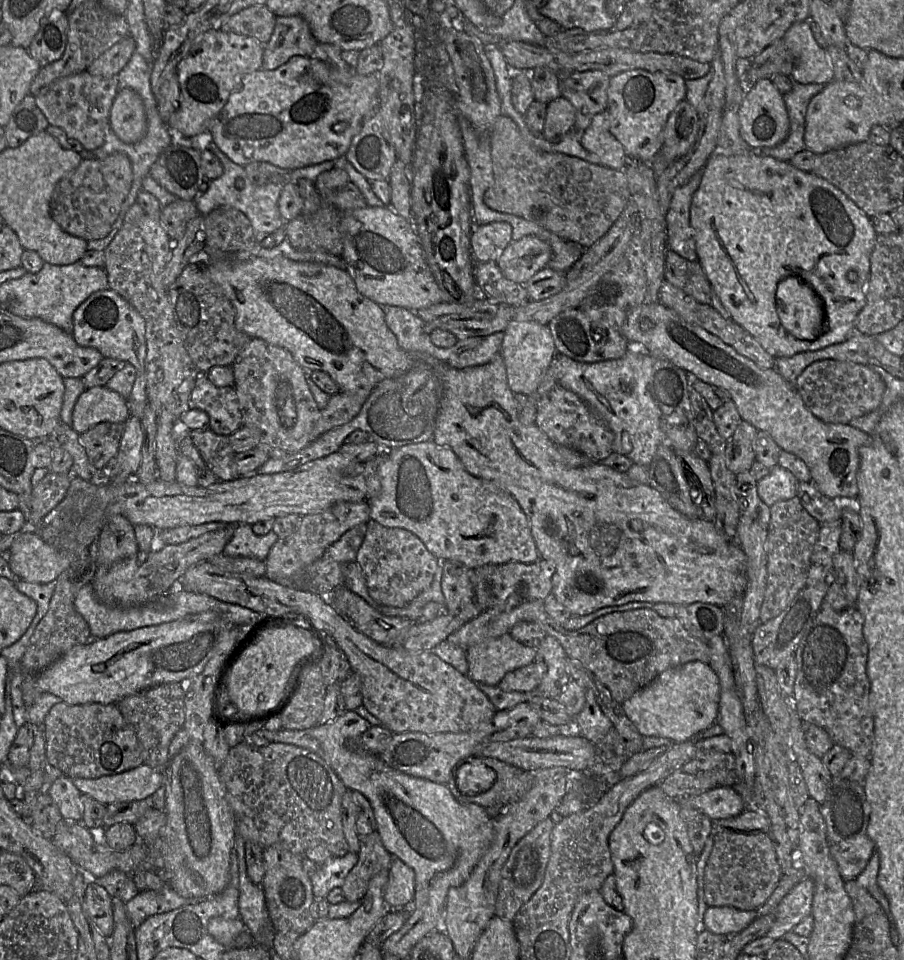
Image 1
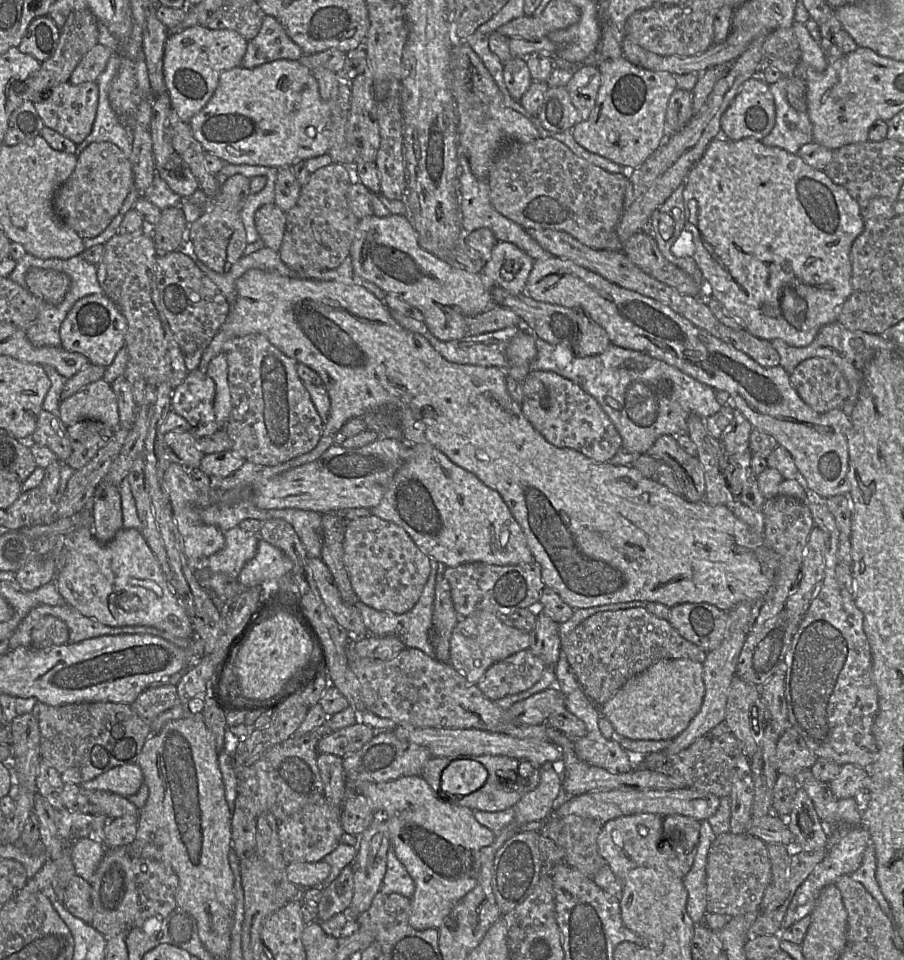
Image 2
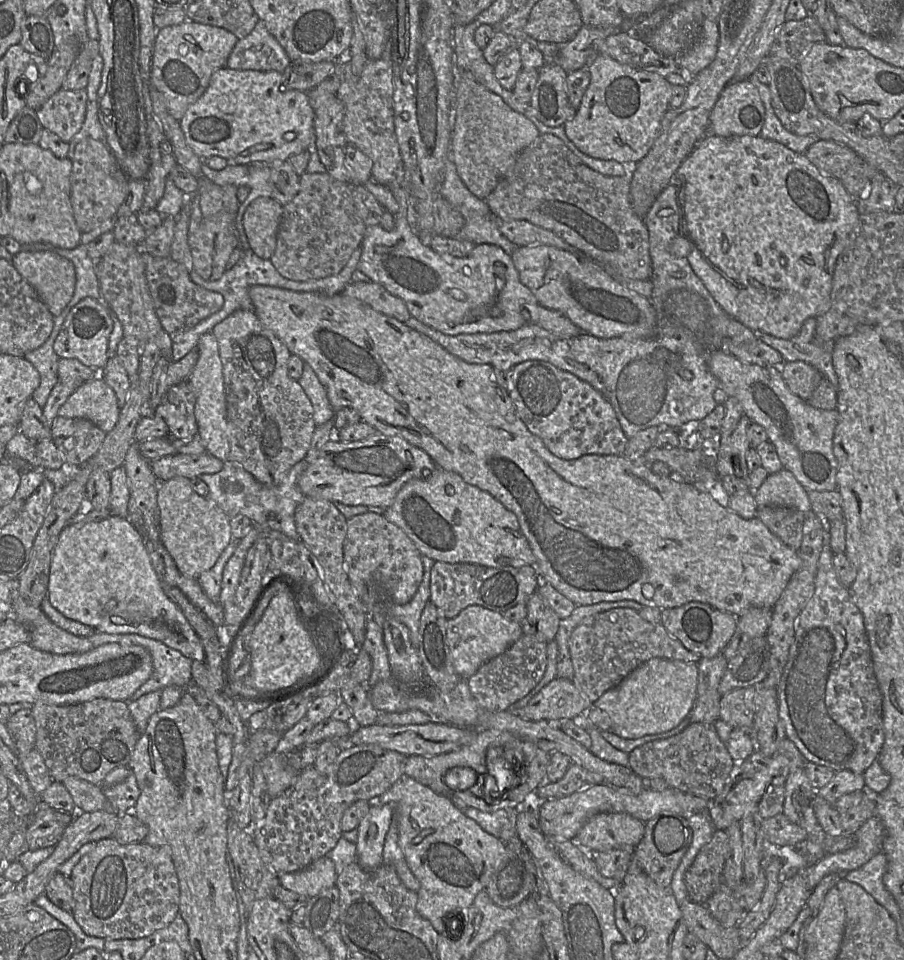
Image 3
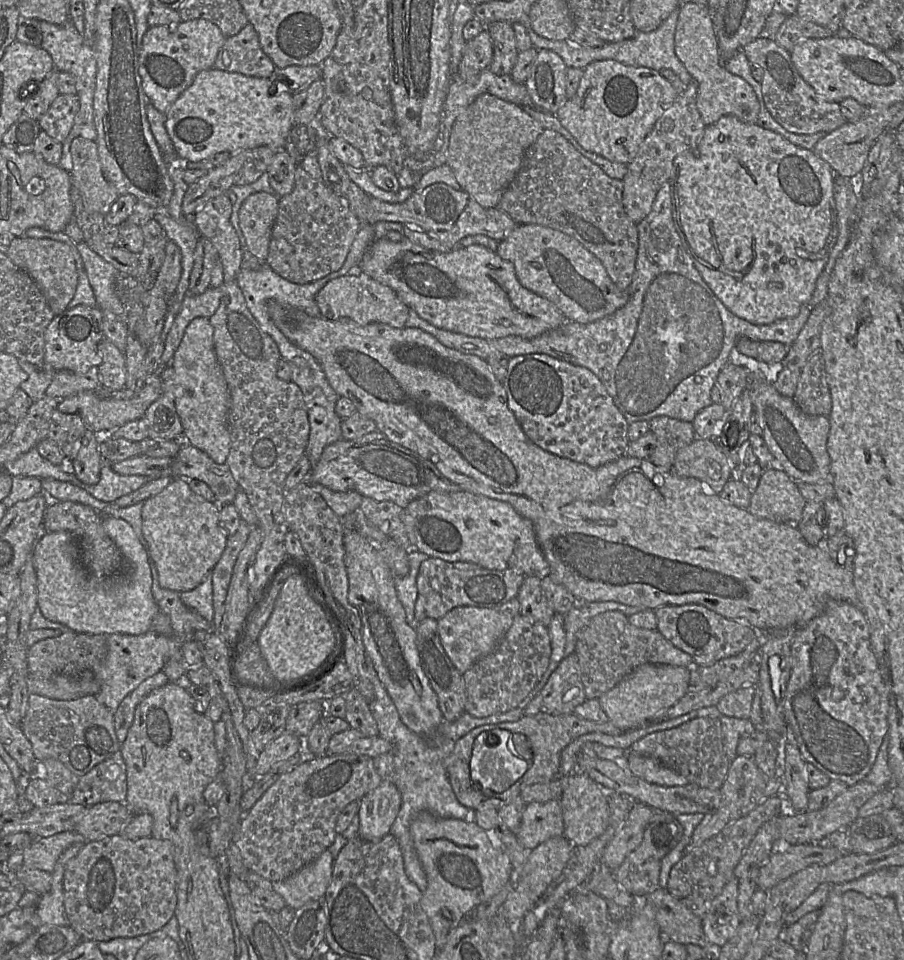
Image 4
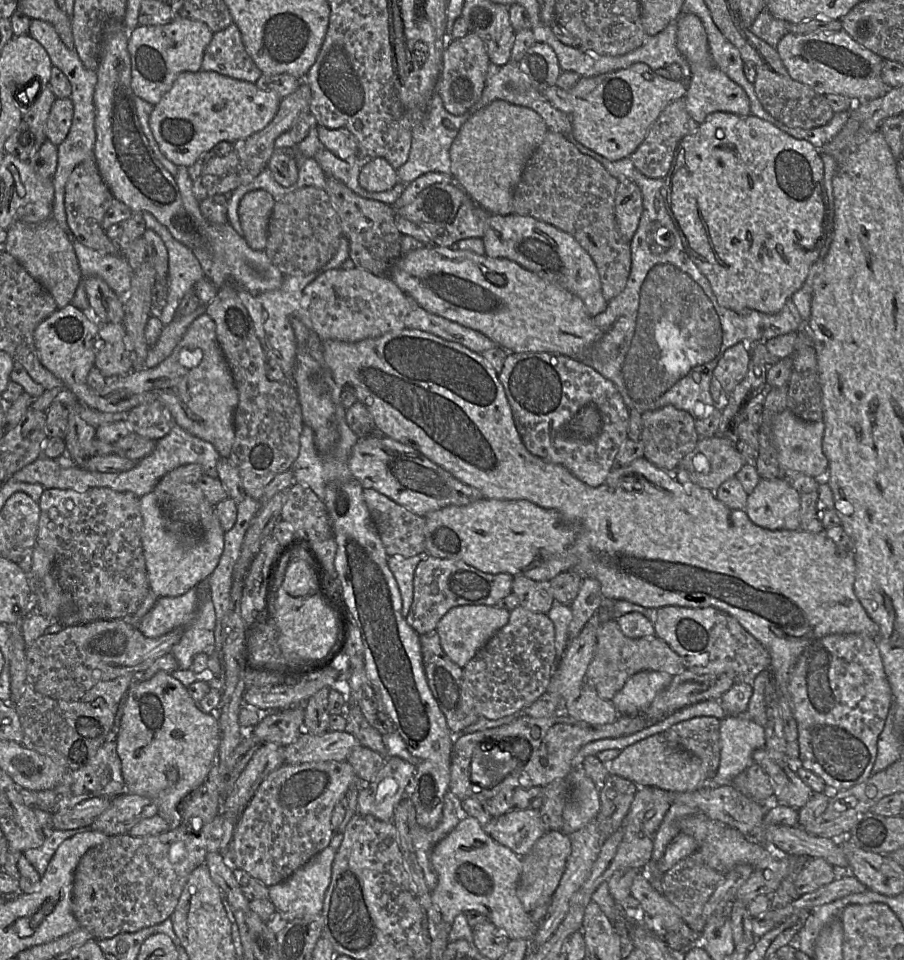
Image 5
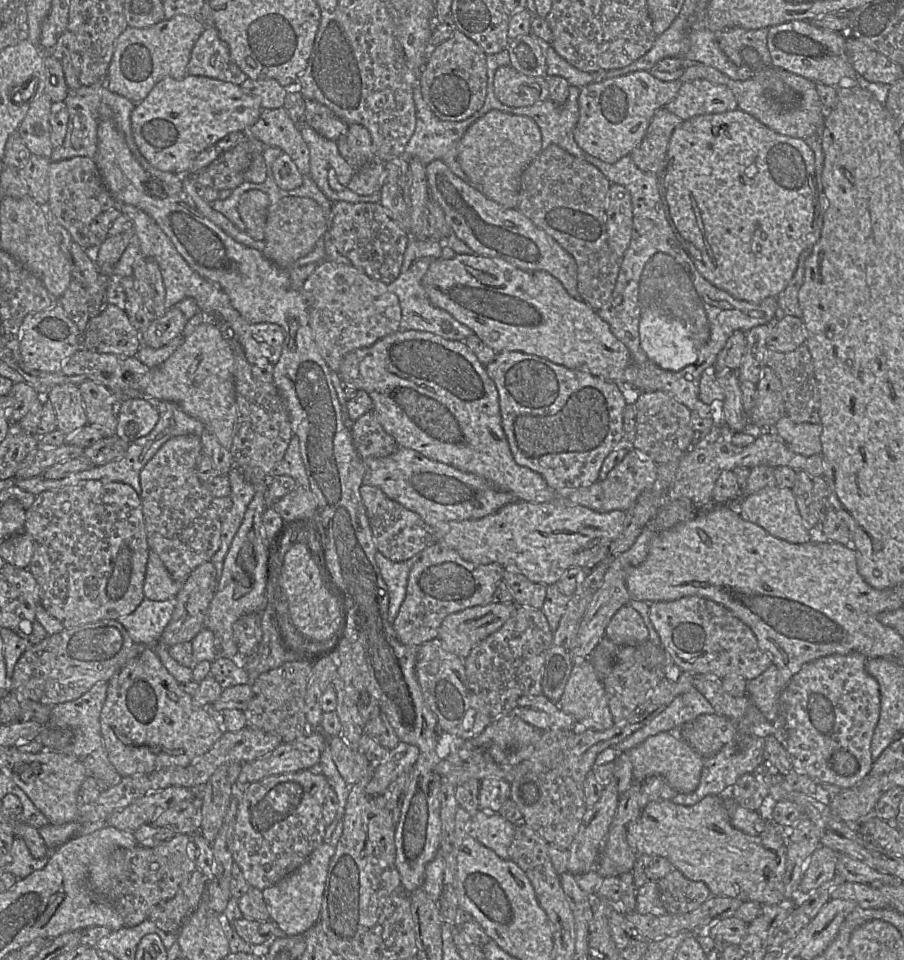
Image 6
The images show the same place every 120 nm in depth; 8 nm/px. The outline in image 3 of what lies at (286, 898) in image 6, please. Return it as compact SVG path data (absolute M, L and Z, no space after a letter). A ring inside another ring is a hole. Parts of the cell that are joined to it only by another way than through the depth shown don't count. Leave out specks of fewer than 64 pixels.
M327 855L299 871L279 874L281 887L307 898L334 886L336 878L335 864Z

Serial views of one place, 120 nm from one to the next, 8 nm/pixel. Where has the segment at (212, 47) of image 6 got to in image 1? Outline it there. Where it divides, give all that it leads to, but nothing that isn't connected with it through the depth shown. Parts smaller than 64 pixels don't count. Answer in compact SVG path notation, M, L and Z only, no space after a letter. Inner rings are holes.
M276 16L271 38L263 44L263 70L274 70L293 56L309 56L317 40L300 16Z

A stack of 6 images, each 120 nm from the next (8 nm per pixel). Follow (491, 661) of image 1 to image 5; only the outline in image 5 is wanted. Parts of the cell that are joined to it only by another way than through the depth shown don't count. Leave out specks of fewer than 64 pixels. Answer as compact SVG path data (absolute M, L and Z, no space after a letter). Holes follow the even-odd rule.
M497 606L454 607L442 617L436 628L444 652L454 663L463 668L493 635L508 623L510 613L511 611Z

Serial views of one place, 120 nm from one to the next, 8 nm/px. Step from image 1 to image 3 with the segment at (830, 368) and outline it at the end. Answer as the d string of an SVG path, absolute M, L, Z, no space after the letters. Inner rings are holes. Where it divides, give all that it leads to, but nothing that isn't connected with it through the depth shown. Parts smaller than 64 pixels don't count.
M785 361L781 374L789 390L807 400L823 379L822 373L803 361Z

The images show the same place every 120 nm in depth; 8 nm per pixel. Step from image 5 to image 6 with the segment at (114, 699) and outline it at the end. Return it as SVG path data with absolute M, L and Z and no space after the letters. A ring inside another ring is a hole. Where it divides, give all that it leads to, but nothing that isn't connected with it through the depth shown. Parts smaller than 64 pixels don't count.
M98 682L78 699L51 706L48 728L69 729L73 733L72 742L59 752L71 752L82 760L103 745L100 714L107 695L107 688L108 682Z

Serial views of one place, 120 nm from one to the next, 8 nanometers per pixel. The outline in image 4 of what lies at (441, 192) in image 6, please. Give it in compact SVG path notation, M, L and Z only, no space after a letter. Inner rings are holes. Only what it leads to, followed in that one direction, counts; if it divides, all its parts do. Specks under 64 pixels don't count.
M518 224L501 241L496 253L514 264L520 284L548 299L567 321L591 323L623 307L628 291L619 290L602 263L578 240L550 227Z

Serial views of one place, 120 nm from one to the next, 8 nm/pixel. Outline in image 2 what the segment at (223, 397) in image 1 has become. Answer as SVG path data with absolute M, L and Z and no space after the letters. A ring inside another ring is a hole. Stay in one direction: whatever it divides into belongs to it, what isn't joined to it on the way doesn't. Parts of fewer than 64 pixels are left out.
M200 370L191 371L184 382L172 391L172 411L182 416L189 423L189 432L196 438L209 437L220 430L214 412L215 395L214 381Z

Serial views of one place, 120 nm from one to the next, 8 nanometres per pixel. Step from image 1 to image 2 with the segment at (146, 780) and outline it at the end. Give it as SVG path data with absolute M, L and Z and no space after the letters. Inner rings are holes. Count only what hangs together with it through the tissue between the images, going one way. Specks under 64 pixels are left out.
M135 763L114 767L79 786L84 790L103 790L126 798L137 793L143 783L143 772Z

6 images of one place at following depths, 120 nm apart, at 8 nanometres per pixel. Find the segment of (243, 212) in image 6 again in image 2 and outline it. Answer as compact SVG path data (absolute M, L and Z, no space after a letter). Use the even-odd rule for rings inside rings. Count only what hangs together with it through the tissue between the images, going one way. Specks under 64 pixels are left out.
M275 203L265 204L256 211L254 220L265 247L278 251L285 232L285 213Z

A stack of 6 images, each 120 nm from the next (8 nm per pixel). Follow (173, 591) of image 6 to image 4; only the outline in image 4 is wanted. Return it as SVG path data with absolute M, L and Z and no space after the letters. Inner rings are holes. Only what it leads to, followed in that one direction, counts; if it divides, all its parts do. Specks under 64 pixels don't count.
M176 478L142 508L142 533L162 588L186 592L201 584L218 563L228 536L221 527L220 505L195 494L184 478Z

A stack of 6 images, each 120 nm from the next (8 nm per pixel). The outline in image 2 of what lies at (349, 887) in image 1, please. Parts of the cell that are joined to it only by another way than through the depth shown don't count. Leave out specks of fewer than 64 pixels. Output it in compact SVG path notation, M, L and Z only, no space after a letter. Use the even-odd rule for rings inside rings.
M352 865L346 866L337 877L322 891L317 902L319 923L331 919L350 907L354 890L354 874Z

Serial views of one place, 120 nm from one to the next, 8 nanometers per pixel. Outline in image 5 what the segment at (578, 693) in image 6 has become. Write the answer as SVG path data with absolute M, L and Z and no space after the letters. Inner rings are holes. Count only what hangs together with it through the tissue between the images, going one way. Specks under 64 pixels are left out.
M586 681L579 697L567 703L564 711L577 720L597 725L613 723L619 717L612 701L601 698Z

